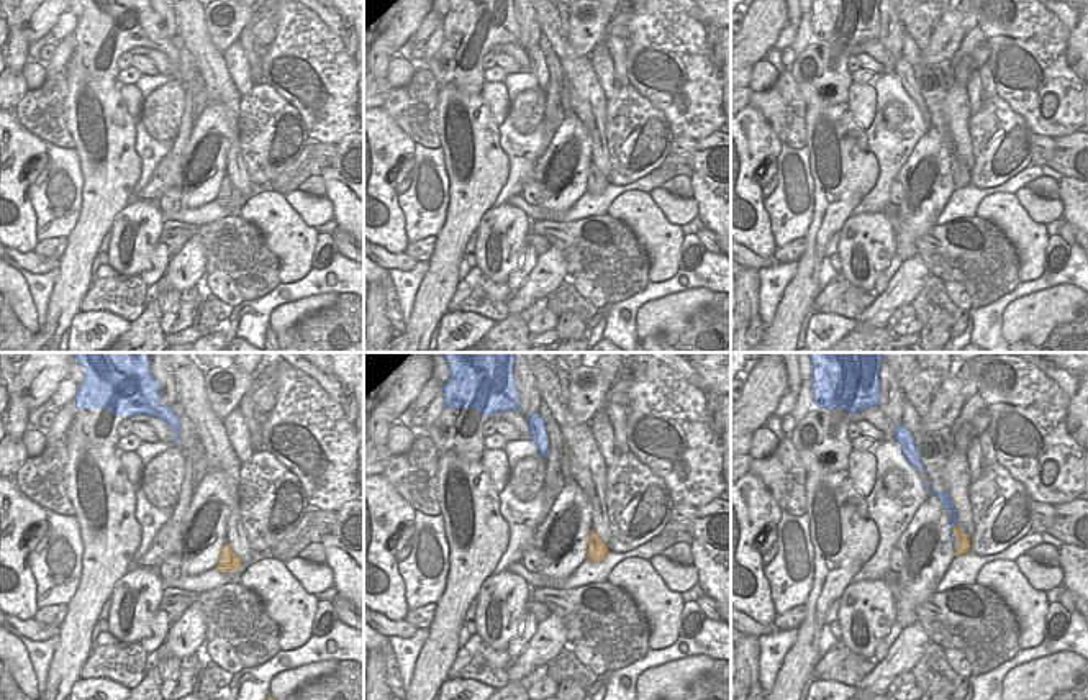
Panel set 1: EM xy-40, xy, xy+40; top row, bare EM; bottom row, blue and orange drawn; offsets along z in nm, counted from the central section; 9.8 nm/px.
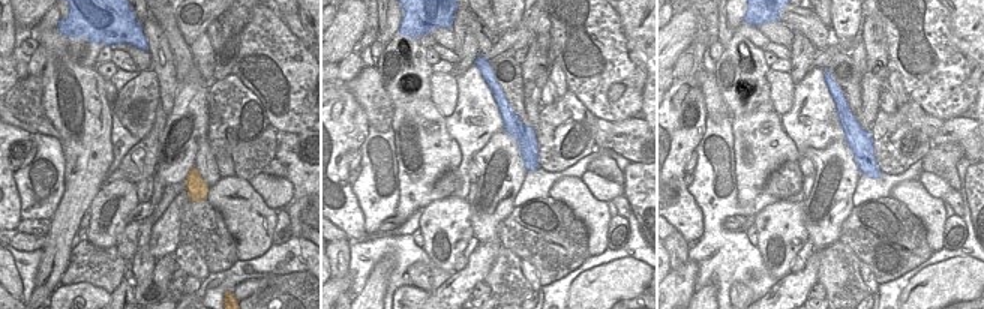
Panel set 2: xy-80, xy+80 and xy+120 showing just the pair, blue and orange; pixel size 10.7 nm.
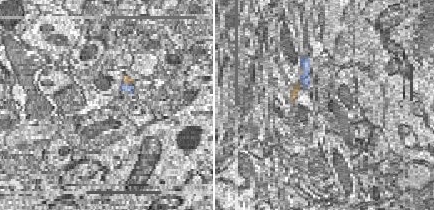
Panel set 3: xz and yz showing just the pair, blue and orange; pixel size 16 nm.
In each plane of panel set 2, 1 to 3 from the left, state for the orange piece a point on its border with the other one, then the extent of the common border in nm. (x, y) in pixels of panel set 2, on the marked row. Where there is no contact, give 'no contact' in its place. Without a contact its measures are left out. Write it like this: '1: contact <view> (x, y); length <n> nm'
1: no contact
2: no contact
3: no contact

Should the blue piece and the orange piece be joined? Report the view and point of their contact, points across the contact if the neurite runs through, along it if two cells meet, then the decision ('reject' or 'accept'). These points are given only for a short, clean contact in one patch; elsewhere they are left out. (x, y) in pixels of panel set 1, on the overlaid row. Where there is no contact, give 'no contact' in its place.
meets blue in xy+40 at (954, 538); border along xy+40 (959, 523), (954, 528), (954, 551); reject

